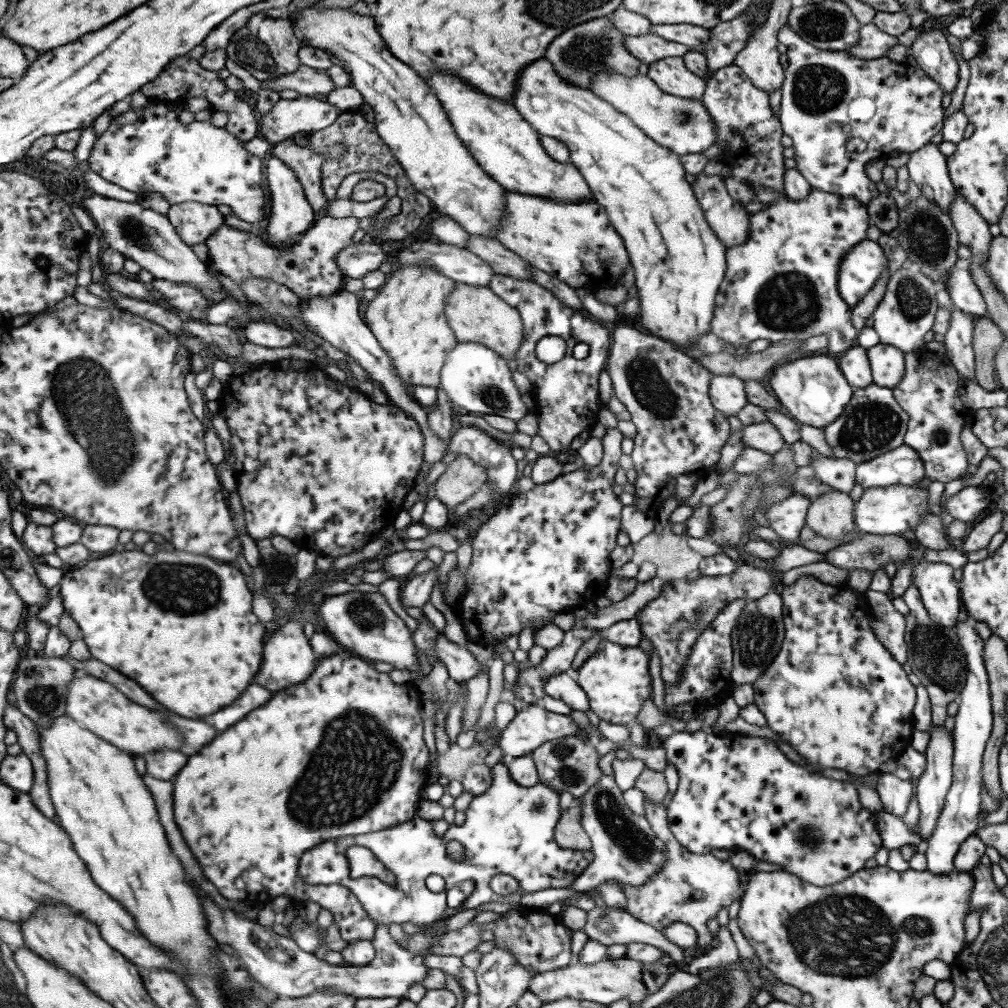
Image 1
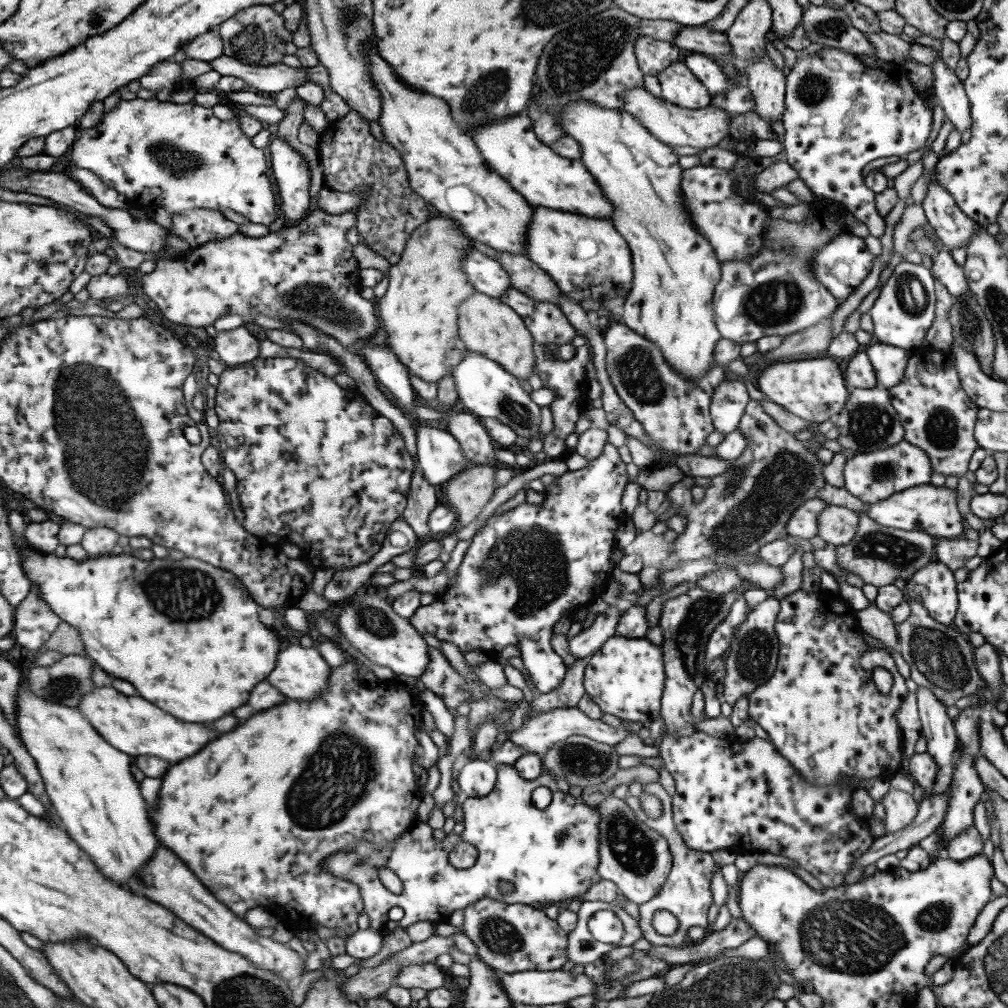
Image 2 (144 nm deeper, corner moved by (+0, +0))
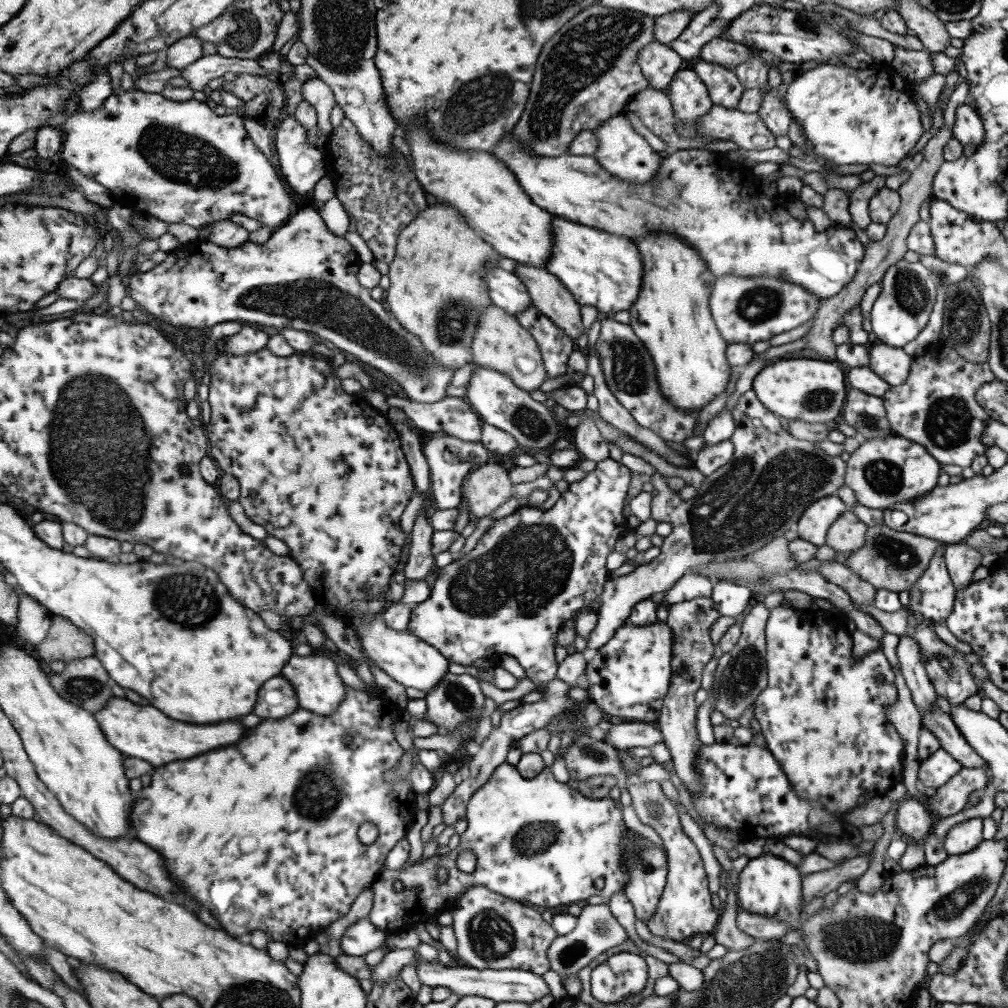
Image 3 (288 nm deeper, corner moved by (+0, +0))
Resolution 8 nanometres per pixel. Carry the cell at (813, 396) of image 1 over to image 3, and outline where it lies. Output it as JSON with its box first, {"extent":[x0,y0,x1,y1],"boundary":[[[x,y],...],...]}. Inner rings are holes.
{"extent":[753,360,845,424],"boundary":[[[775,360],[775,364],[765,366],[753,378],[753,394],[759,404],[783,418],[813,422],[813,424],[837,424],[845,406],[845,384],[843,372],[835,366],[833,360]]]}

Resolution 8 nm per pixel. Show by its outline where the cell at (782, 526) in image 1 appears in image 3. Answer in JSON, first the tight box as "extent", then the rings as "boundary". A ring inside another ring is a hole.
{"extent":[797,494,847,546],"boundary":[[[837,494],[821,498],[813,502],[799,518],[797,522],[797,538],[813,544],[813,546],[825,546],[825,534],[833,522],[847,512],[845,504],[837,498]]]}

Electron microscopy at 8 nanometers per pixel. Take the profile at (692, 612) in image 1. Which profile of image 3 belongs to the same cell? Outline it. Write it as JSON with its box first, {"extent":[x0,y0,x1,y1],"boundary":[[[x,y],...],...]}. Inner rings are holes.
{"extent":[655,596,721,794],"boundary":[[[699,596],[693,600],[667,604],[667,626],[673,630],[673,646],[671,646],[671,684],[665,694],[659,718],[655,720],[655,726],[661,730],[663,744],[671,754],[671,764],[675,770],[675,776],[685,786],[687,794],[699,794],[699,782],[697,782],[697,754],[701,748],[701,742],[697,738],[697,706],[695,706],[695,692],[703,688],[701,674],[709,660],[713,660],[713,642],[711,642],[711,626],[721,618],[719,610],[715,610],[715,602],[707,596]],[[691,644],[703,644],[703,650],[693,650]]]}

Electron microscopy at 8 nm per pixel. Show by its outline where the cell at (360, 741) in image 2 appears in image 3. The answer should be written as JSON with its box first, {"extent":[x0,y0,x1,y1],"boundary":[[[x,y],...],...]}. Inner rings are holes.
{"extent":[131,686,421,946],"boundary":[[[347,686],[347,688],[349,688],[347,702],[343,702],[339,712],[335,712],[333,716],[323,716],[323,714],[315,714],[315,712],[307,712],[307,710],[299,708],[295,714],[281,718],[277,722],[273,718],[269,718],[267,722],[263,722],[255,730],[251,730],[251,734],[247,738],[243,738],[239,742],[239,746],[227,746],[223,750],[203,754],[199,758],[173,762],[173,764],[157,768],[153,774],[153,784],[143,788],[137,794],[135,814],[131,814],[131,826],[133,826],[135,838],[149,844],[153,850],[161,852],[165,856],[165,866],[167,866],[169,874],[195,900],[199,900],[203,906],[207,906],[211,910],[211,916],[215,916],[215,920],[219,920],[219,924],[225,928],[225,932],[229,932],[235,938],[247,940],[253,930],[263,930],[271,940],[285,942],[287,946],[291,946],[291,944],[297,946],[303,940],[309,940],[317,932],[339,922],[341,918],[345,918],[353,910],[355,900],[365,890],[373,888],[373,884],[379,880],[379,874],[383,874],[383,868],[385,868],[383,864],[387,860],[387,854],[403,838],[405,840],[409,838],[409,830],[413,828],[413,824],[417,822],[417,816],[421,814],[417,810],[417,796],[419,794],[411,790],[411,782],[407,778],[399,780],[397,784],[387,784],[383,778],[385,772],[397,768],[401,756],[405,754],[403,744],[399,744],[399,740],[395,740],[395,734],[393,734],[393,726],[403,720],[401,708],[395,706],[393,702],[389,702],[381,696],[373,696],[365,690],[355,690],[353,686]],[[363,822],[373,822],[379,828],[379,838],[373,844],[363,844],[359,834],[357,834]],[[239,910],[251,912],[251,920],[247,926],[237,926],[233,922],[233,916]]]}

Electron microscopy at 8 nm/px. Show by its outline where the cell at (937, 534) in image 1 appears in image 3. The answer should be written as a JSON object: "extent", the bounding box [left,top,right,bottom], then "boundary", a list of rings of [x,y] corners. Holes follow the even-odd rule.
{"extent":[943,542,983,590],"boundary":[[[961,542],[961,544],[953,544],[953,546],[951,544],[945,546],[943,558],[945,558],[945,566],[947,566],[947,572],[949,572],[949,578],[955,586],[955,590],[961,590],[973,582],[971,580],[973,570],[977,566],[981,566],[983,554],[981,554],[981,550],[975,550],[971,546],[967,546],[965,542]]]}

